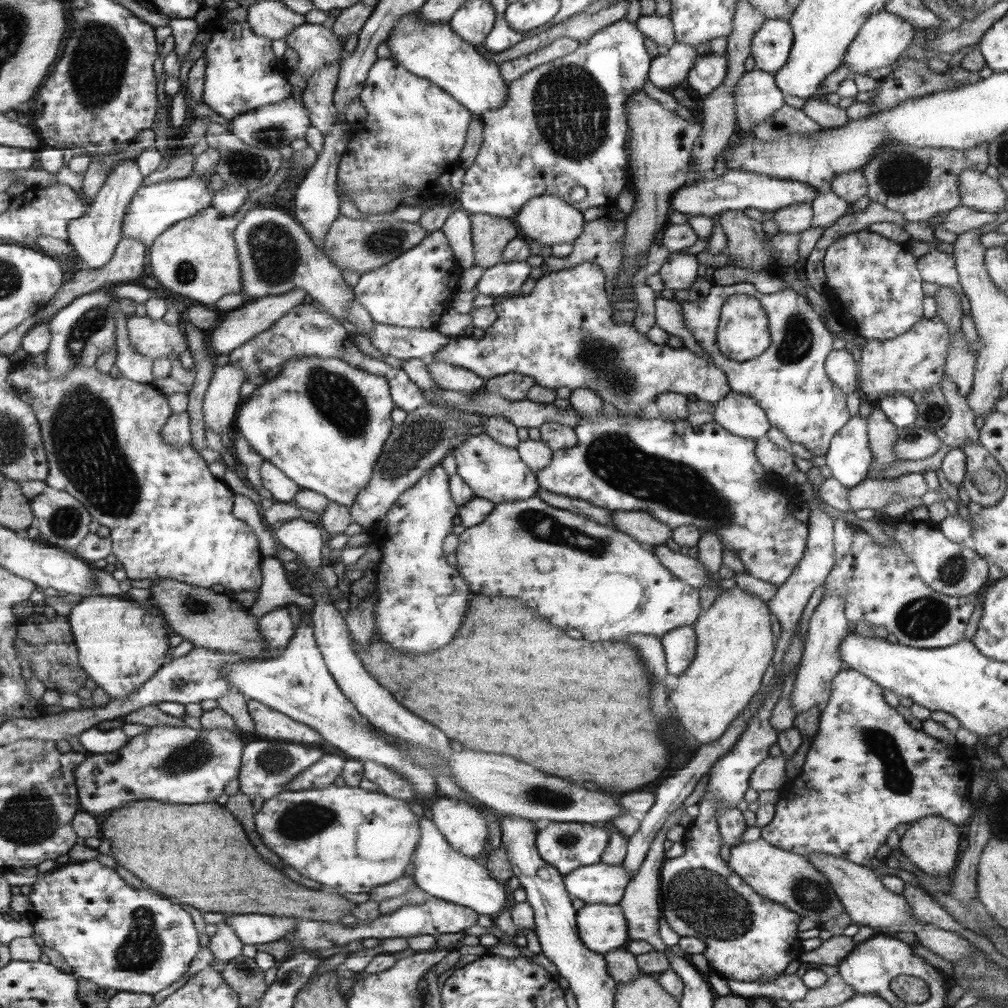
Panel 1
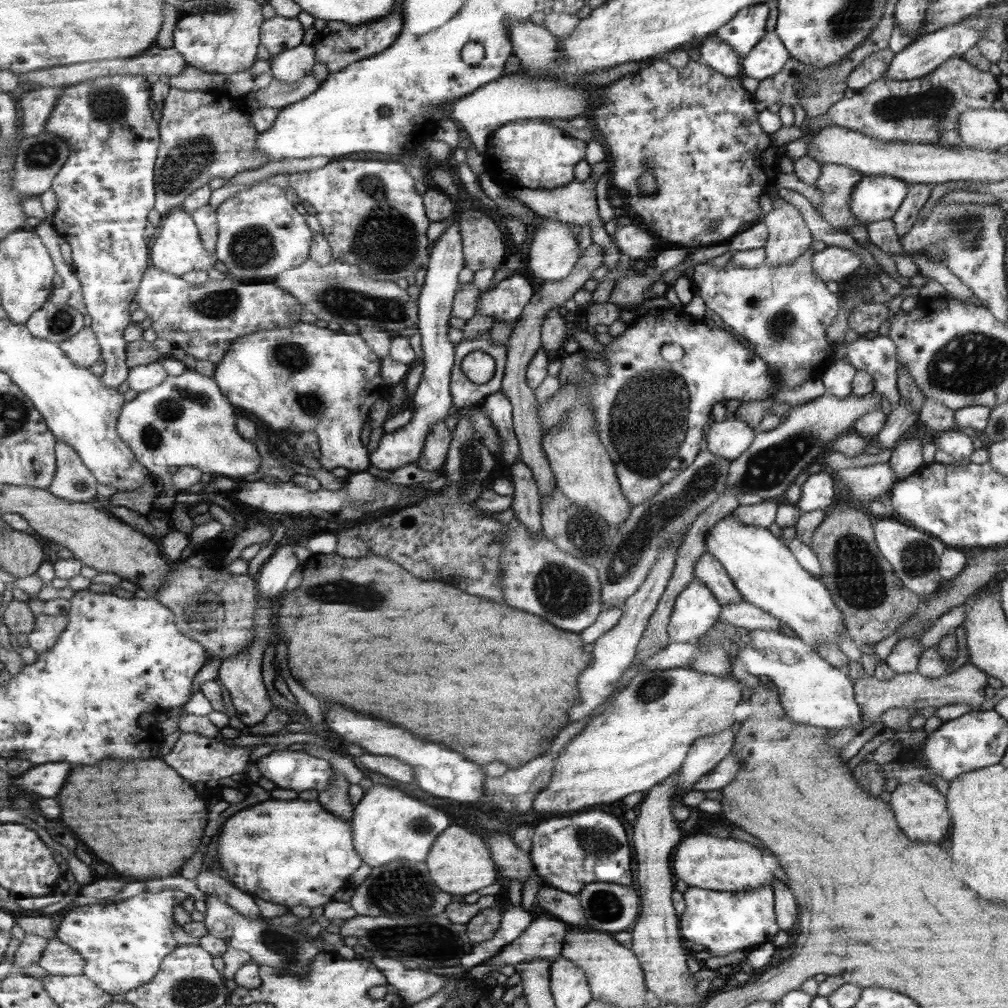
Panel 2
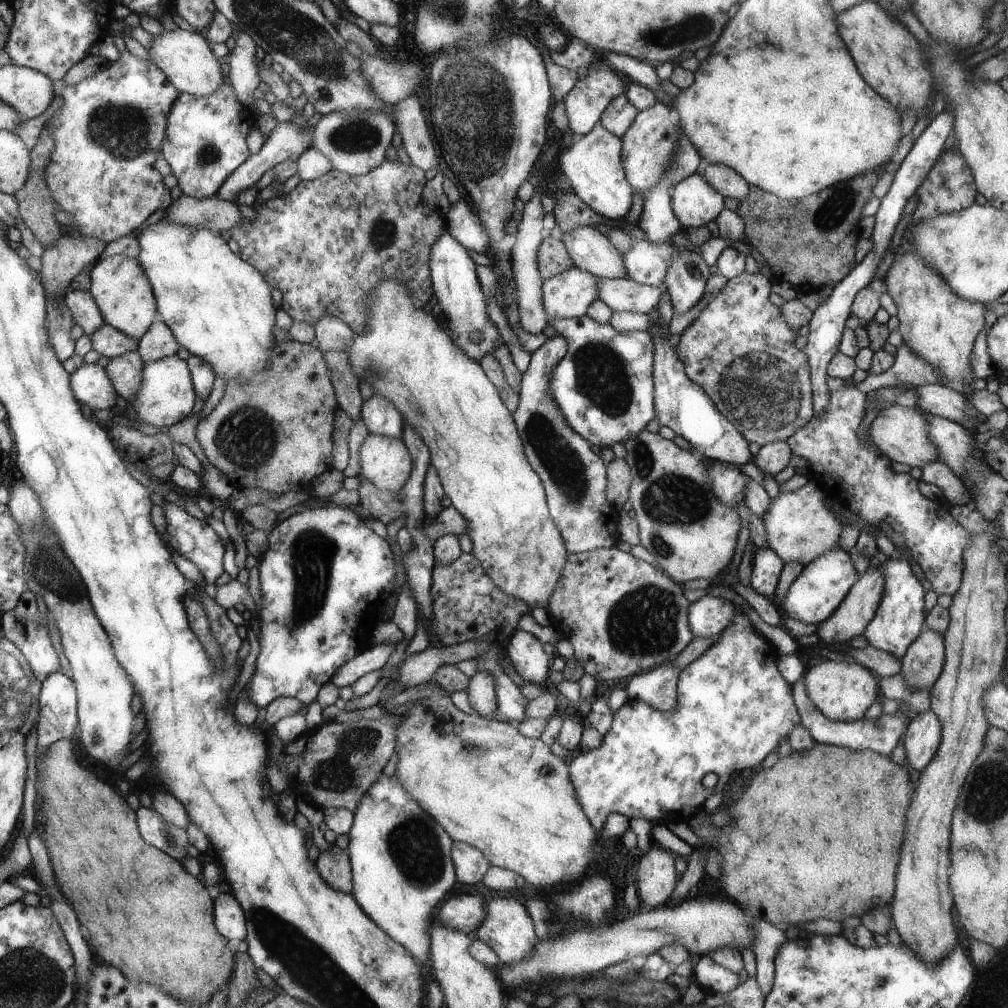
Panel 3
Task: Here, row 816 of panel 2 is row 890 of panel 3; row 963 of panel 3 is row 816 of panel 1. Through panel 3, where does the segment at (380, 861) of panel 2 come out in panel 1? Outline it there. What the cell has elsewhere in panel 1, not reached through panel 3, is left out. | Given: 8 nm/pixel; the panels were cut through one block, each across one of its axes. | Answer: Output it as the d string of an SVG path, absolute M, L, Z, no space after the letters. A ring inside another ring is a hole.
M426 816L420 818L420 842L416 846L412 864L416 886L430 896L468 907L478 914L489 914L493 918L508 907L506 886L500 884L485 866L480 866L476 860L452 848L435 821Z

